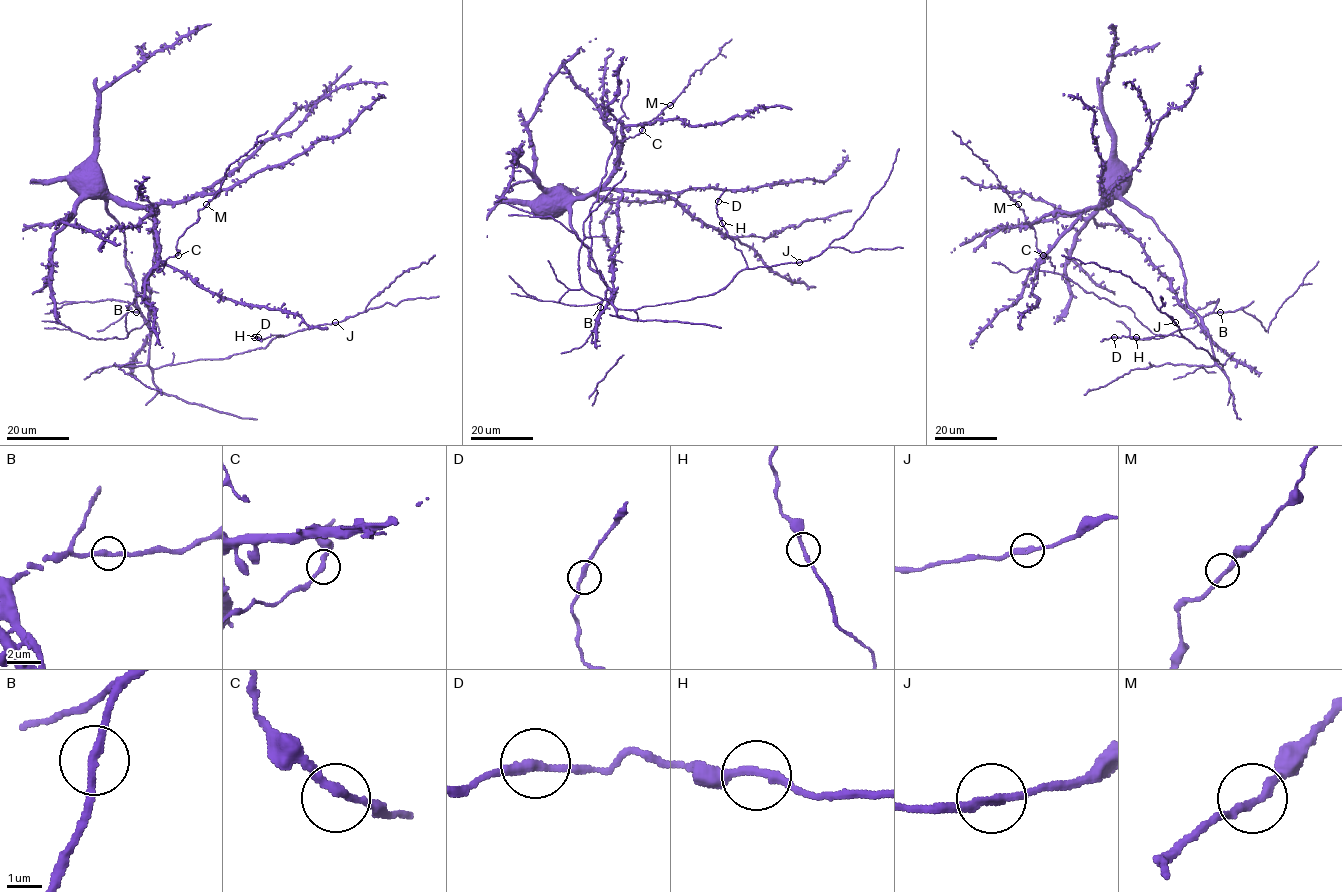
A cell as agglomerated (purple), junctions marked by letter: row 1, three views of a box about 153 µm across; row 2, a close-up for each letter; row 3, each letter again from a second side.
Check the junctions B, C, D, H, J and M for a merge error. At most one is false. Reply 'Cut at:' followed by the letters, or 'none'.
Cut at: none

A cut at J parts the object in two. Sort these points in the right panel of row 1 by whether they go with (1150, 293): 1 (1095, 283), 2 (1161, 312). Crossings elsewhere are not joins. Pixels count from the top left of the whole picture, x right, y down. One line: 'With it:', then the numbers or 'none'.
With it: 2

